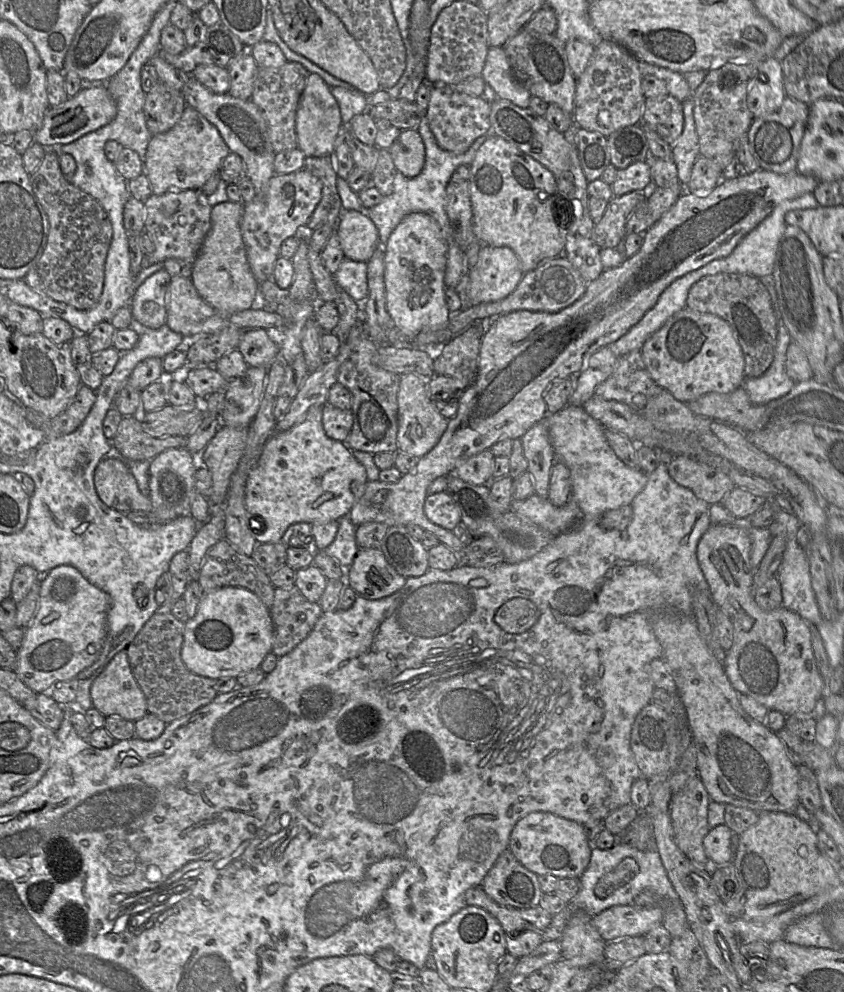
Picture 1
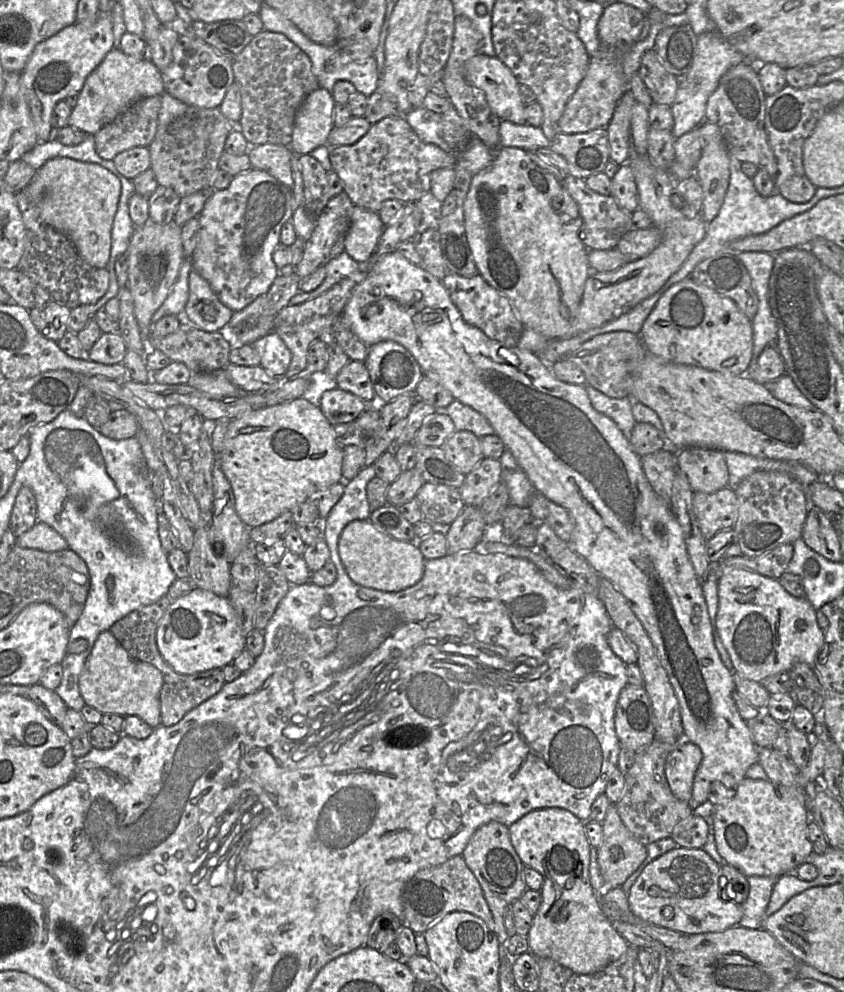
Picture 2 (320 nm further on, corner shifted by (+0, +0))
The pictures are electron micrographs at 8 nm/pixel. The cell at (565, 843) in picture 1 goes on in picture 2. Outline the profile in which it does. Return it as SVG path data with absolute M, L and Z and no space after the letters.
M548 807L526 813L508 828L512 845L524 866L537 870L543 876L543 885L540 889L541 903L526 935L529 952L535 957L550 958L576 974L588 975L601 971L620 958L627 951L629 944L603 913L599 895L591 886L589 878L591 845L584 823L567 809Z

